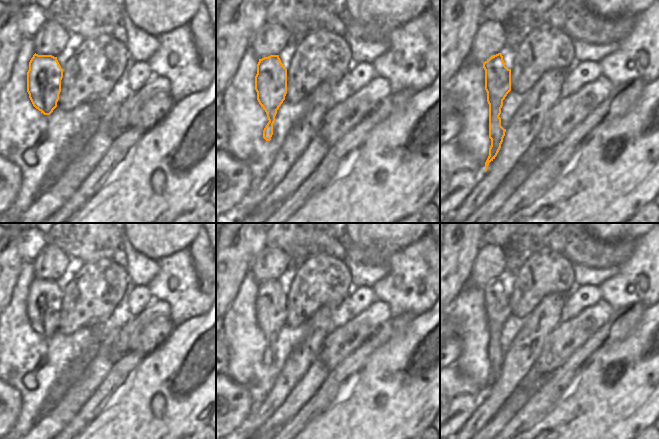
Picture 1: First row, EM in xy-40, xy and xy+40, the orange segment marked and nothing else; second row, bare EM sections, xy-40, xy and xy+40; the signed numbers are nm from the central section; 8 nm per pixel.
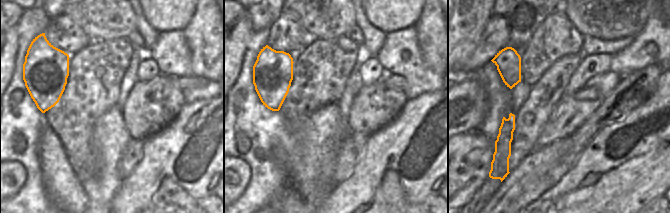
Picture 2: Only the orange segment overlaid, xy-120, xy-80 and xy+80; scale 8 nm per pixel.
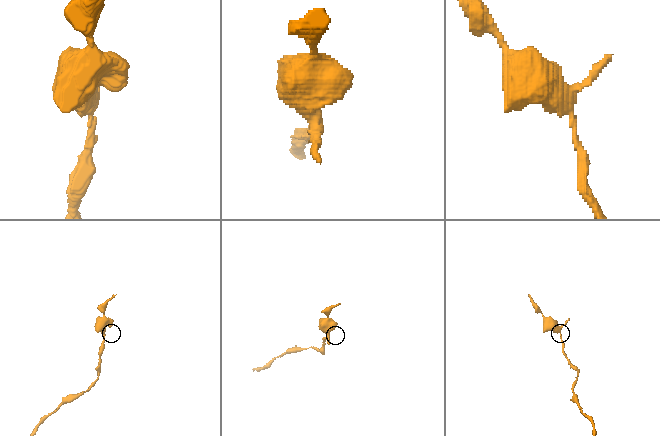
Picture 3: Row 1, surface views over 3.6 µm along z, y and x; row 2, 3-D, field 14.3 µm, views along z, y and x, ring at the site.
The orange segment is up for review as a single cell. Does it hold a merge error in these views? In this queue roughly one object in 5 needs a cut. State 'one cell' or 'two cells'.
one cell

